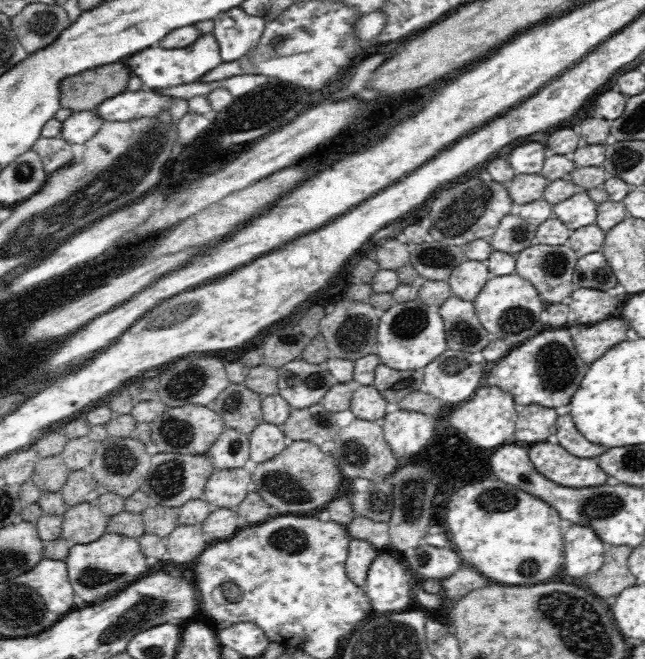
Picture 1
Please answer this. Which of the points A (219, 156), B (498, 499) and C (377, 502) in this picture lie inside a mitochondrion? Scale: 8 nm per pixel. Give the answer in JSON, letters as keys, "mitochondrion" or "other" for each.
{"A":"other","B":"mitochondrion","C":"mitochondrion"}

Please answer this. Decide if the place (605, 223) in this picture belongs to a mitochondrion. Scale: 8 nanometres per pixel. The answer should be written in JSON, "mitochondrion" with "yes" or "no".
{"mitochondrion":"no"}

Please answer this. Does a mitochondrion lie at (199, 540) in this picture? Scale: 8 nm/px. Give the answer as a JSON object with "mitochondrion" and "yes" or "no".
{"mitochondrion":"no"}

